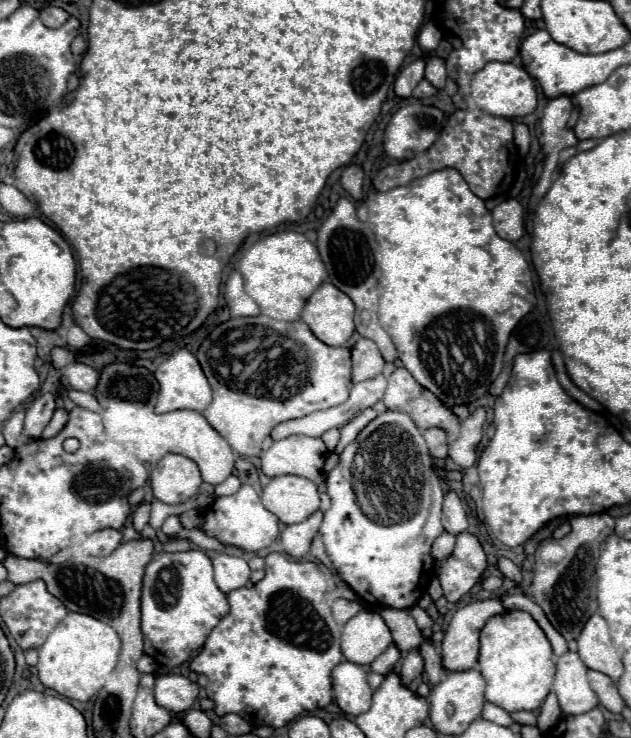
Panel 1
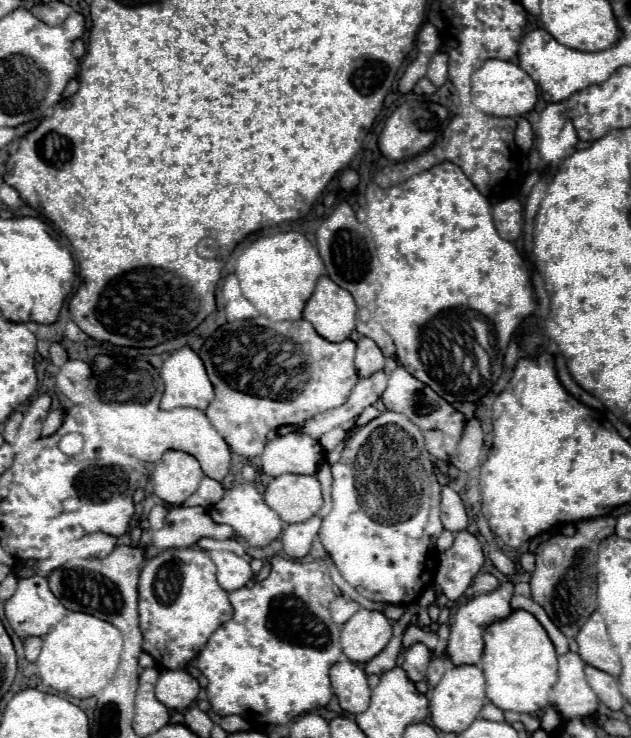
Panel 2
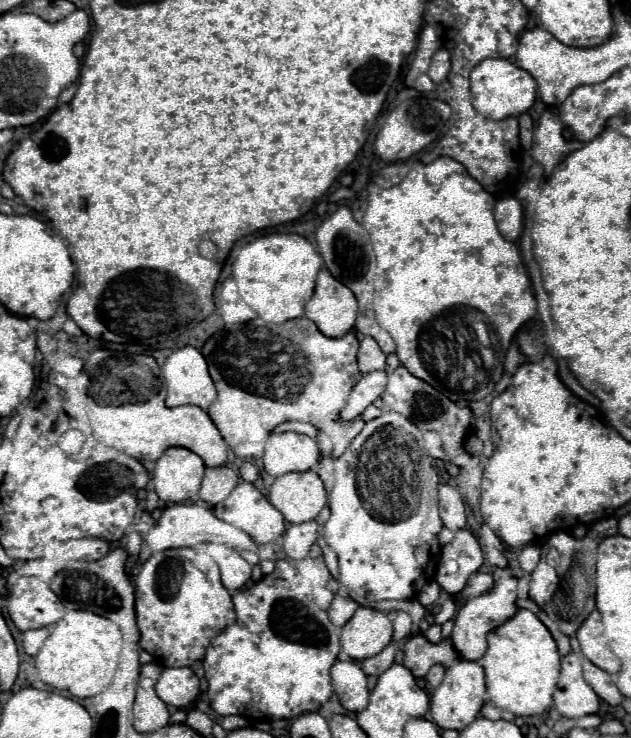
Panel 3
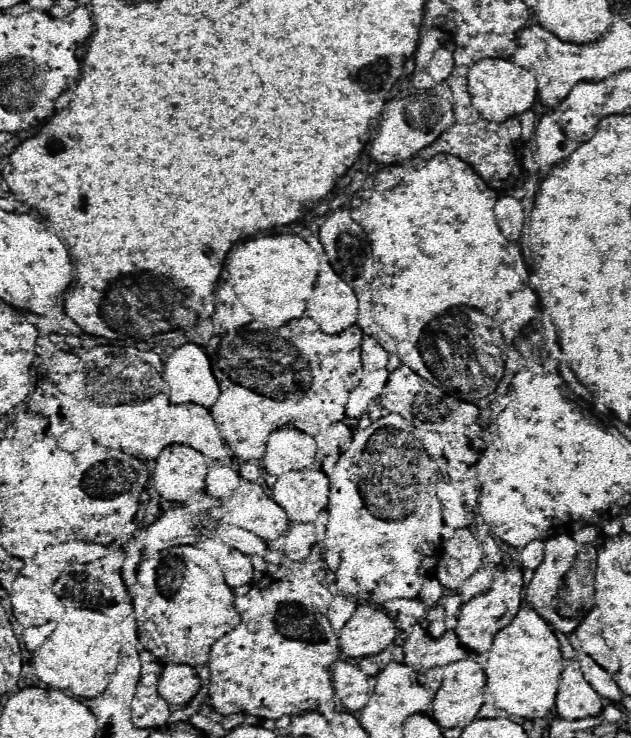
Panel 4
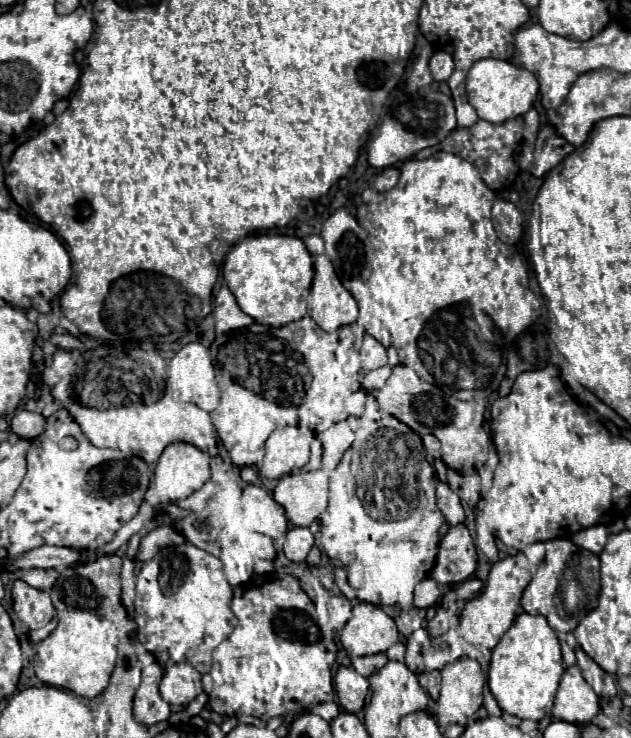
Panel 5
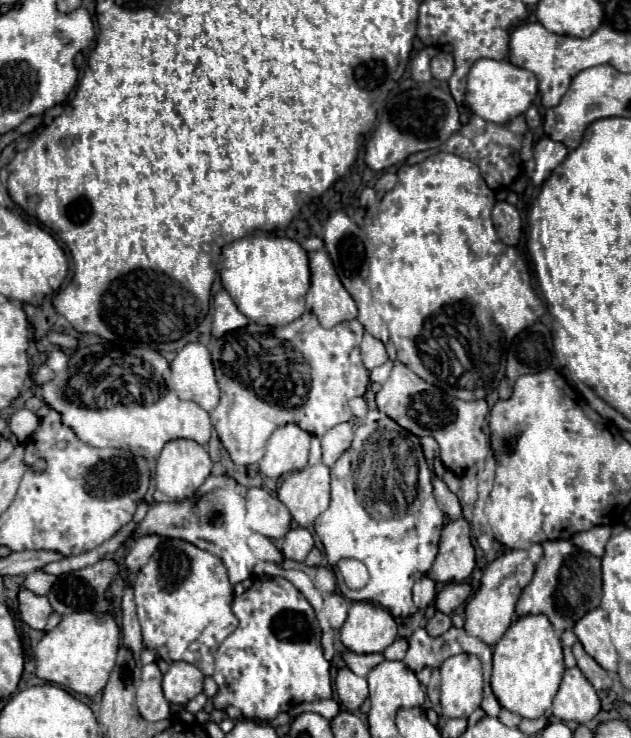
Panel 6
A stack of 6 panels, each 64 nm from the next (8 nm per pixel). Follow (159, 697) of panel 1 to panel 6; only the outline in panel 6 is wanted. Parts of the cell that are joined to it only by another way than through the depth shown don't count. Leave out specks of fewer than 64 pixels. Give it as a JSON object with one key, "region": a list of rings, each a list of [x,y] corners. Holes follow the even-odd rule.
{"region":[[[174,662],[162,680],[164,698],[172,704],[184,706],[202,692],[202,680],[204,674],[196,666],[188,662]]]}

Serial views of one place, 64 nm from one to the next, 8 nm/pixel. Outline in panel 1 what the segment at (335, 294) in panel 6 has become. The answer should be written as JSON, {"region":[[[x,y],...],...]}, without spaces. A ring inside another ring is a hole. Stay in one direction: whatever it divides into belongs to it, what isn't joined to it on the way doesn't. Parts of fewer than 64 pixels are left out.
{"region":[[[326,282],[308,298],[302,320],[324,344],[344,346],[354,334],[354,302]]]}

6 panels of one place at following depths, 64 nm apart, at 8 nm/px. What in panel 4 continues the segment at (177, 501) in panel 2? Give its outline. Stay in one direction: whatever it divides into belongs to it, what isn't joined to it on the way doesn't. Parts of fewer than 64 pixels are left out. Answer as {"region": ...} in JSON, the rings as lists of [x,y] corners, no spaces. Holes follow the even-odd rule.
{"region":[[[168,446],[154,468],[154,486],[160,498],[186,502],[190,494],[204,490],[204,476],[210,460],[190,446]]]}

